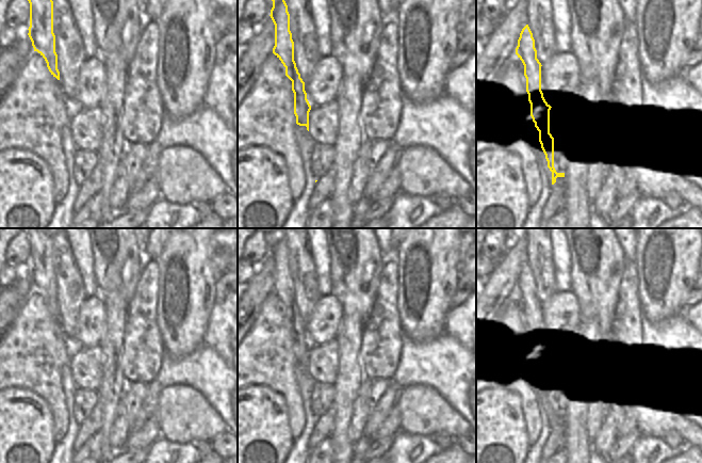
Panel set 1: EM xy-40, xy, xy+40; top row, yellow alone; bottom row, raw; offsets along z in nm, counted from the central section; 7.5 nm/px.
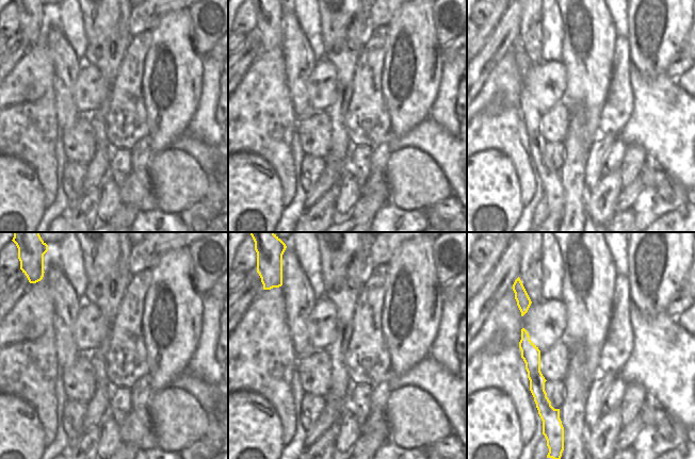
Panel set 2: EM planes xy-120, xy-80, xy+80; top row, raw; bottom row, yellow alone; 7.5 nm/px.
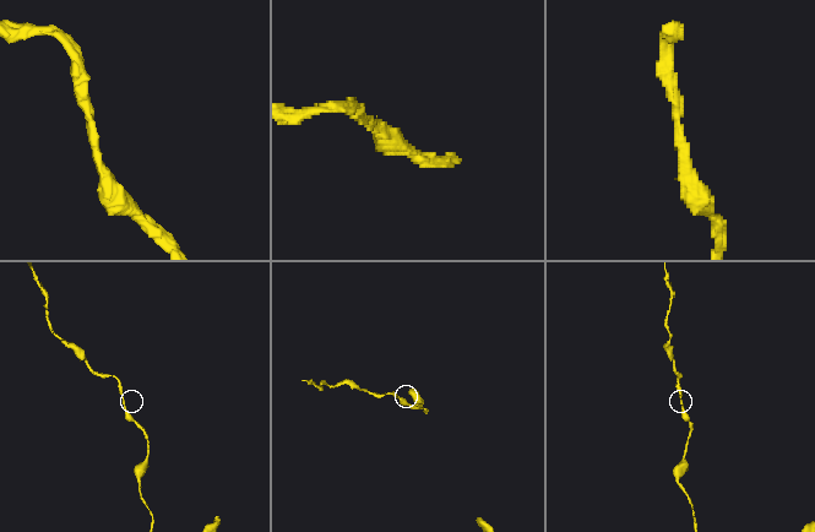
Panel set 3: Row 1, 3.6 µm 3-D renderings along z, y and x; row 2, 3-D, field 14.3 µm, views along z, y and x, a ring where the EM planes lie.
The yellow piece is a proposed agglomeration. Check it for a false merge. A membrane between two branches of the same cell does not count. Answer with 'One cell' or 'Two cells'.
One cell.

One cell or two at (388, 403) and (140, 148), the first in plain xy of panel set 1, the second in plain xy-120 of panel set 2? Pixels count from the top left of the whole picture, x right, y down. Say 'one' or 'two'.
one

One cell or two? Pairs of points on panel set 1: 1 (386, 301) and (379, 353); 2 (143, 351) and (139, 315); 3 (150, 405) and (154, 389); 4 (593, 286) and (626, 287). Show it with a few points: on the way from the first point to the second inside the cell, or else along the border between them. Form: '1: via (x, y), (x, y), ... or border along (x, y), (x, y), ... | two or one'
1: via (385, 314), (382, 340) | one
2: via (142, 342), (141, 323) | one
3: via (150, 401), (152, 394) | one
4: border along (626, 264), (618, 289), (618, 301), (615, 312) | two

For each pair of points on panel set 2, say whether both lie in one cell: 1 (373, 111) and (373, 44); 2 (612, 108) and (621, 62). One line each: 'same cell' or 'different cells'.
1: same cell
2: same cell

